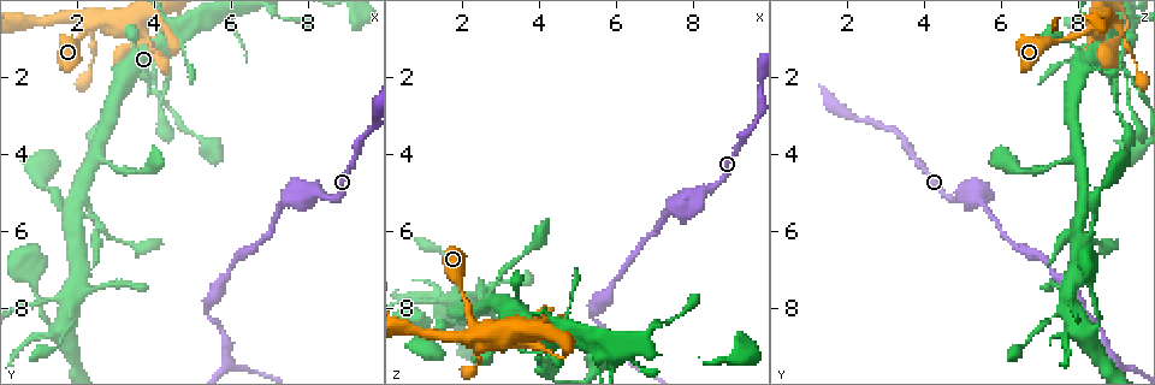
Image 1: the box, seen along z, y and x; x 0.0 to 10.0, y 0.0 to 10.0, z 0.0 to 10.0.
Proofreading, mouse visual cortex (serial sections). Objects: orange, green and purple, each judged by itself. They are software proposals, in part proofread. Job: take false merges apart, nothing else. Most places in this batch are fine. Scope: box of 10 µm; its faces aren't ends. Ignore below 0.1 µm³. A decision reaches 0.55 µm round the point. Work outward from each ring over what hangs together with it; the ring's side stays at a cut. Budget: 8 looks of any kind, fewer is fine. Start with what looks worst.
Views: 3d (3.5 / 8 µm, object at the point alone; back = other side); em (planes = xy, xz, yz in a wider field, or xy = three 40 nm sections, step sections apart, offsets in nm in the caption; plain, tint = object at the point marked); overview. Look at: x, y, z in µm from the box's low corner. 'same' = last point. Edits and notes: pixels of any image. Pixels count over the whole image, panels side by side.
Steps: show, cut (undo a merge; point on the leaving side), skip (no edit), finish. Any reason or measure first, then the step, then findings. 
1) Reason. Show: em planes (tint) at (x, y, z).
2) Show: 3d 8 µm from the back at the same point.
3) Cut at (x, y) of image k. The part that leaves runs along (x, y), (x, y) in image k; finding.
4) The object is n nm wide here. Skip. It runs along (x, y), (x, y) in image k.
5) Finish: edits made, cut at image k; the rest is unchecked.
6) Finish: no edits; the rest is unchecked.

Show: 3d 3.5 µm at (5.95, 9.45, 8.95).

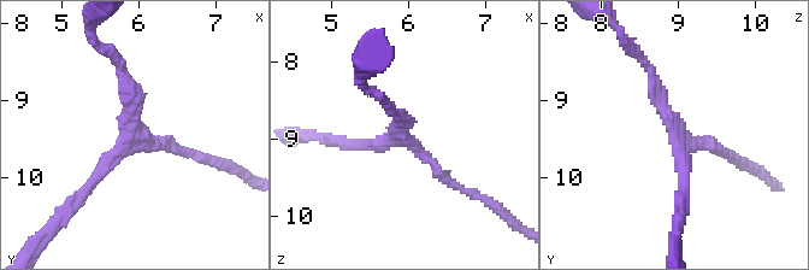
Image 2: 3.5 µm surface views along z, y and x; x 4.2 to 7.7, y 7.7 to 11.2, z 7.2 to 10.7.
Shape alone is not enough. Show: em xy step 2 (plain) at (5.95, 9.40, 9.00).

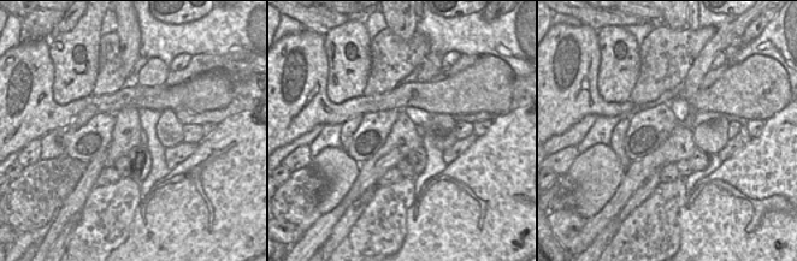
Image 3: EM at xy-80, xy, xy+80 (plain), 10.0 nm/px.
Show: em xy step 2 (tint) at the same point.

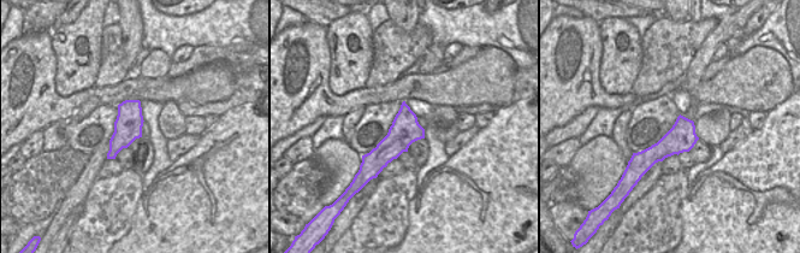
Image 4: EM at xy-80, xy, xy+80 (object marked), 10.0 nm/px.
Skip. It runs along (642, 59), (685, 140), (725, 152) in image 2; all the same cell.

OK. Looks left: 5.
Thick turns thin. Show: 3d 3.5 µm from the back at (4.00, 1.85, 9.30).

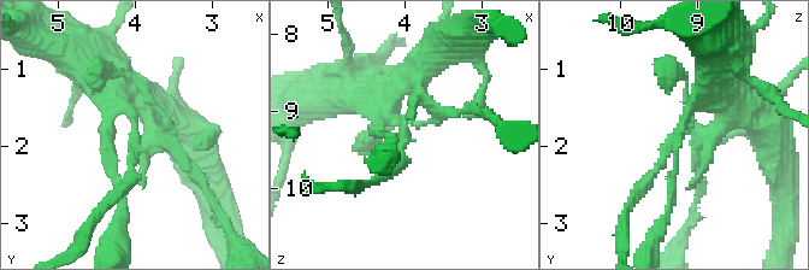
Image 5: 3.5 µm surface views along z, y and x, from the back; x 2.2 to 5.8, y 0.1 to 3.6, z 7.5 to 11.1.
The arms are 200, 300 nm wide. Show: em xy step 2 (plain) at (4.00, 1.90, 9.30).

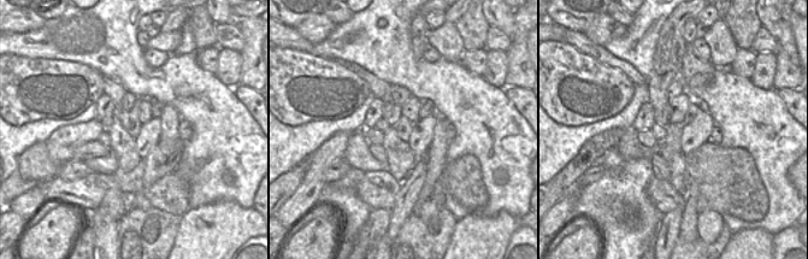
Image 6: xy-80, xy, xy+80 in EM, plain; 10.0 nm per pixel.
Show: em xy step 2 (tint) at the same point.

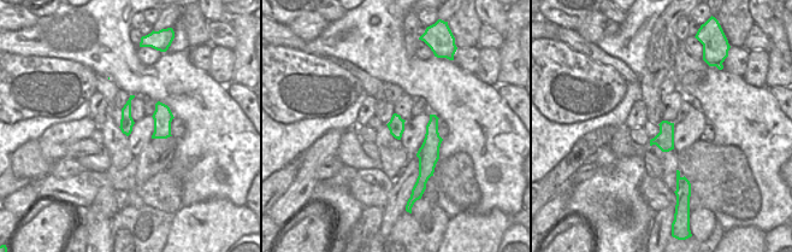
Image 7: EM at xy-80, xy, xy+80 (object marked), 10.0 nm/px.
Skip. It runs along (722, 91), (689, 105), (631, 201) in image 5; continuous, no second cell.

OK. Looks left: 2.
Two arms in line, one across. Show: 3d 8 µm at (2.10, 5.10, 8.10).

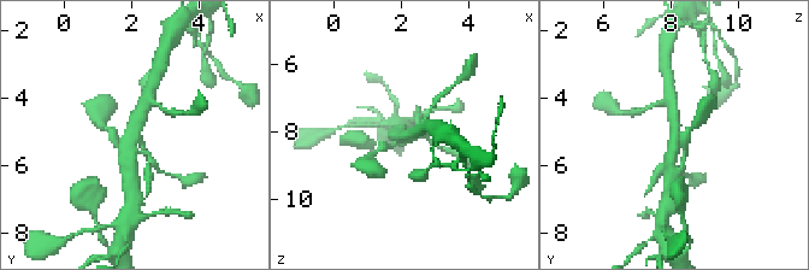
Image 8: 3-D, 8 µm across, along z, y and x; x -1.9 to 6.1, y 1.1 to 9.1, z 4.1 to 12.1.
3 arms meet here; the arms are 150, 300, 300 nm wide; now the EM. Show: em xy step 1 (tint) at the same point.

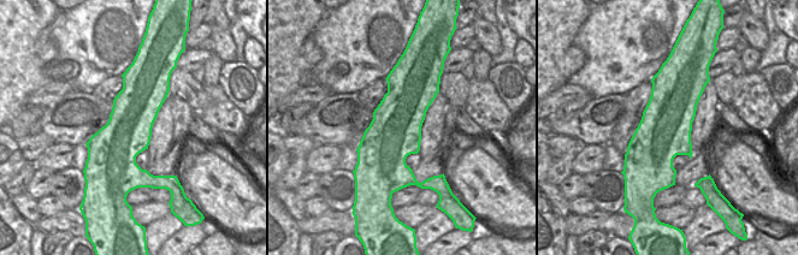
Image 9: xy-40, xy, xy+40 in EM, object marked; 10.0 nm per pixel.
Skip. It runs along (143, 104), (128, 145), (129, 169) in image 8; all the same cell.

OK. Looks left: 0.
Finish: no edits; the rest is unchecked.

